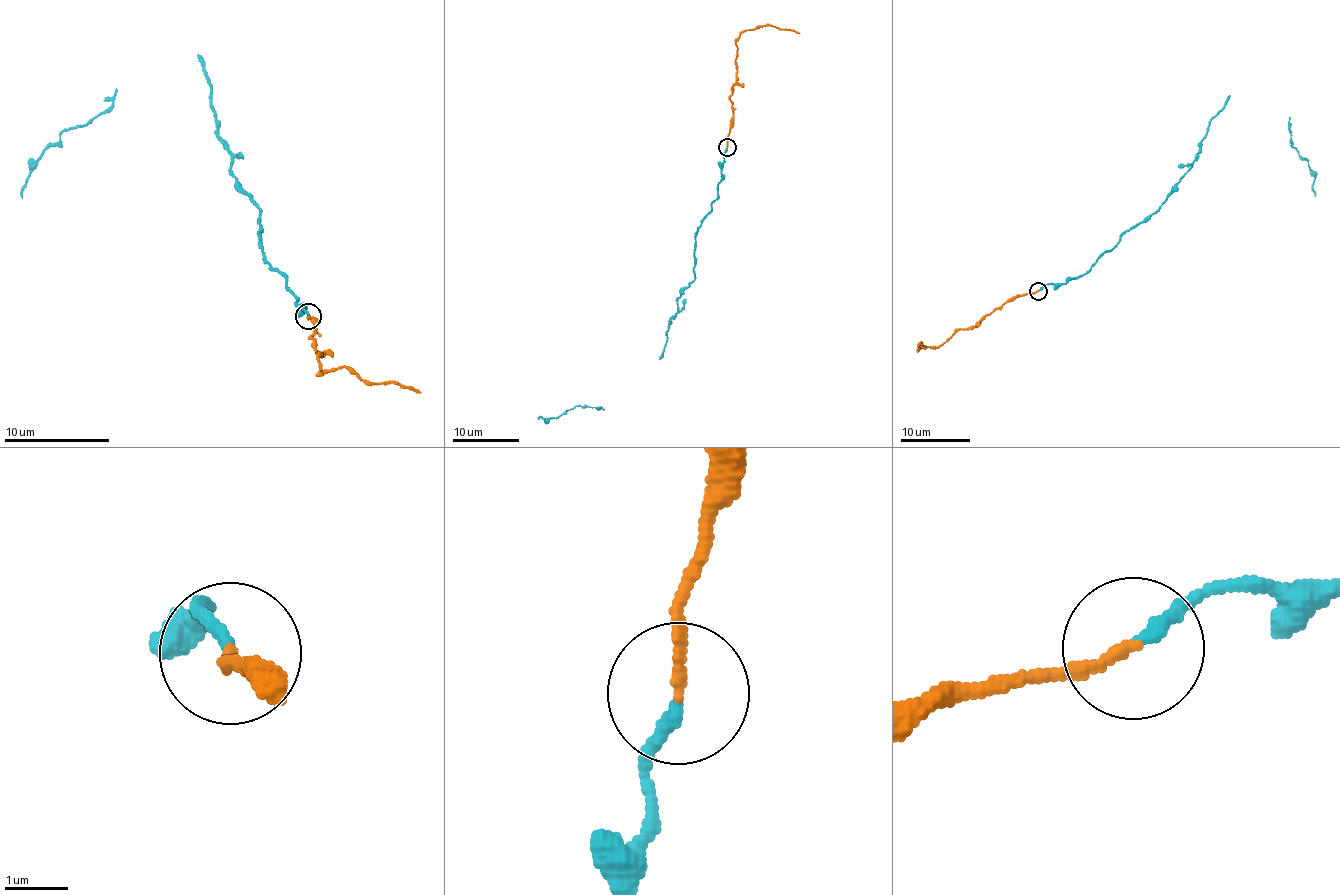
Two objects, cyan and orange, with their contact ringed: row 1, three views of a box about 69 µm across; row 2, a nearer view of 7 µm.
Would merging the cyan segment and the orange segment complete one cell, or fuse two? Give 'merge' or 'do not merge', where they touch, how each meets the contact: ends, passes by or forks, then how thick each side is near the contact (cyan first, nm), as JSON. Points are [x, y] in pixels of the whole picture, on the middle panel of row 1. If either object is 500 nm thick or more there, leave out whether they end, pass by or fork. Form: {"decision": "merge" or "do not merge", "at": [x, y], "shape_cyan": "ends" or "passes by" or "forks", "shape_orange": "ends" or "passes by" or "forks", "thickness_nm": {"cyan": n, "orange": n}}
{"decision": "do not merge", "at": [727, 147], "shape_cyan": "ends", "shape_orange": "ends", "thickness_nm": {"cyan": 200, "orange": 170}}

